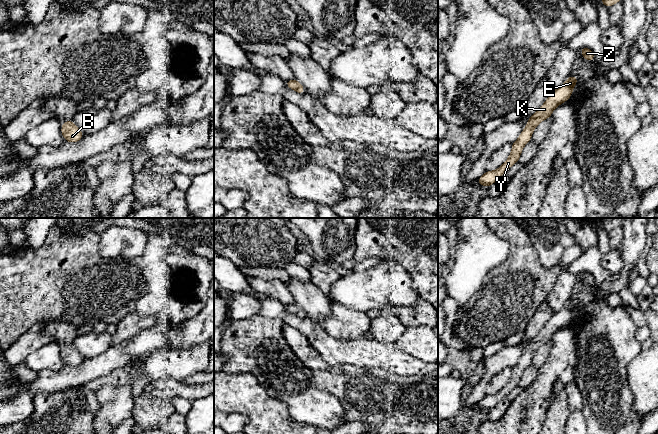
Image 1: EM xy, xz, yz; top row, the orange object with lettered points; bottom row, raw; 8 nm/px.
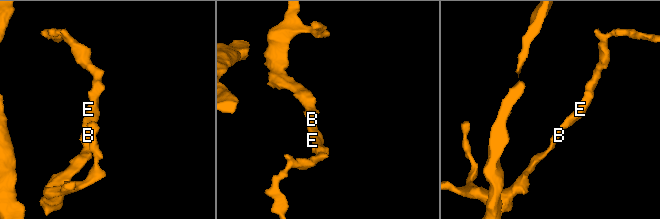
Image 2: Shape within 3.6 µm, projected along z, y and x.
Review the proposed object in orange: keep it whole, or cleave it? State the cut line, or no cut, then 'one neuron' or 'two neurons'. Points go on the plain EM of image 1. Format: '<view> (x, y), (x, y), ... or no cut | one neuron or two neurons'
no cut | one neuron

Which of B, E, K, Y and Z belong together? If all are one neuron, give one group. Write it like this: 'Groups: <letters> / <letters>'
Groups: B E K Y Z

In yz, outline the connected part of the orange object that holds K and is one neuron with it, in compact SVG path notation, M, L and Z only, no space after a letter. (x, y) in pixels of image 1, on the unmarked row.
M570 299L560 311L556 312L550 318L543 329L529 341L527 349L520 357L518 363L512 367L511 377L504 388L494 395L486 394L478 403L477 408L490 411L503 400L510 391L519 385L524 370L532 363L534 353L540 346L550 342L554 333L572 320L573 312L577 306L578 302Z

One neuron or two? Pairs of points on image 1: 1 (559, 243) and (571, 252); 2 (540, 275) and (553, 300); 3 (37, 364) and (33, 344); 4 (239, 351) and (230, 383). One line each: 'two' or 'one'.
1: two
2: two
3: two
4: two

